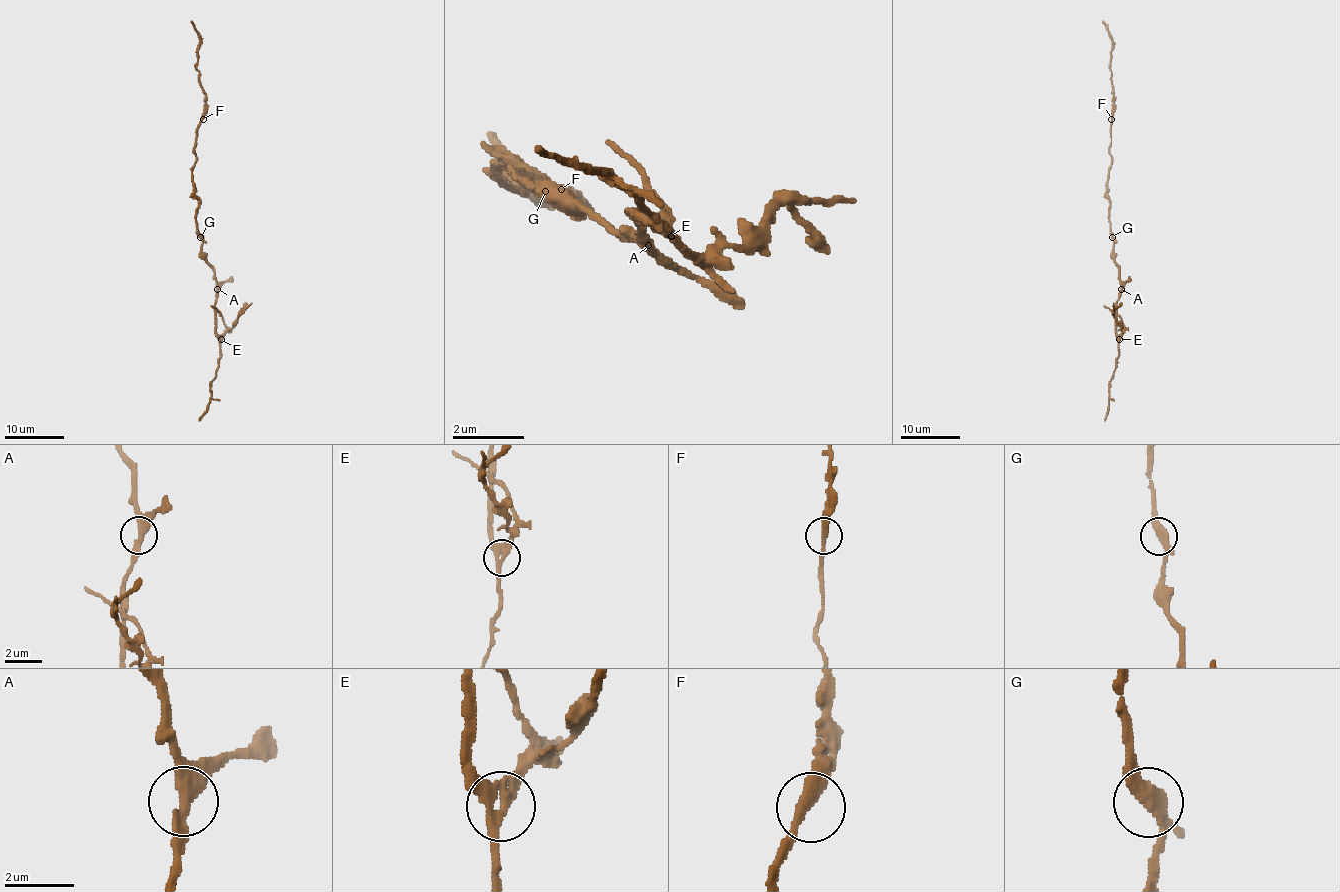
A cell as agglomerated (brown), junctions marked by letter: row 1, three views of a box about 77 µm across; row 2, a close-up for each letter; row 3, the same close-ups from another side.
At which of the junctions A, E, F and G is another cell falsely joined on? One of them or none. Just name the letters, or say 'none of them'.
E

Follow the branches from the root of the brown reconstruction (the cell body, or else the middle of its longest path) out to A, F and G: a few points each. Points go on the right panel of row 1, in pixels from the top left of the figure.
A: (1110, 224), (1110, 234), (1114, 242), (1113, 261), (1119, 268), (1120, 289)
F: (1110, 224), (1107, 182), (1111, 165), (1111, 119)
G: (1110, 224), (1111, 237)

